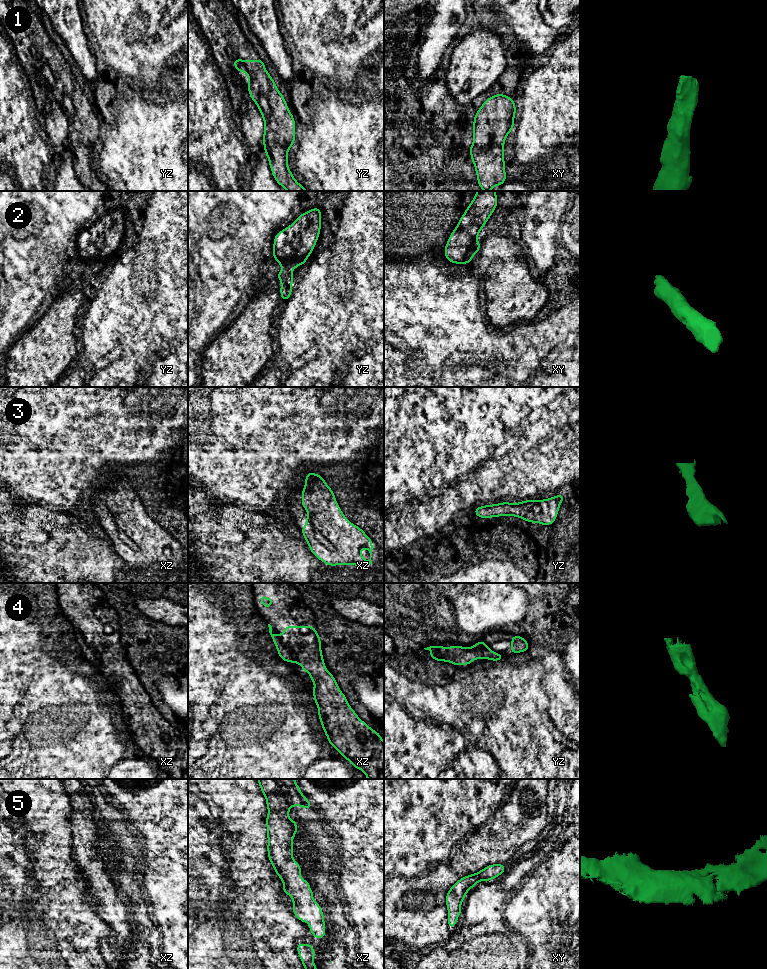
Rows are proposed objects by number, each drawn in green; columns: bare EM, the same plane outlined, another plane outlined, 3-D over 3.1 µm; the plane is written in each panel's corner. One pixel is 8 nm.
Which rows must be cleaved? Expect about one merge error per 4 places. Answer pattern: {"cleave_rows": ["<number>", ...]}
{"cleave_rows": []}

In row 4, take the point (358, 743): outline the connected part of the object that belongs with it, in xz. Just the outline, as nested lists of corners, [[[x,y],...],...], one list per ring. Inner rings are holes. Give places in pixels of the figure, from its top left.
[[[268,624],[269,633],[283,661],[297,663],[309,673],[314,682],[313,697],[318,707],[318,716],[329,744],[340,752],[355,769],[366,774],[367,779],[384,778],[384,741],[381,735],[362,721],[347,702],[335,678],[325,668],[322,656],[321,639],[313,626],[285,626],[283,634],[273,634]]]

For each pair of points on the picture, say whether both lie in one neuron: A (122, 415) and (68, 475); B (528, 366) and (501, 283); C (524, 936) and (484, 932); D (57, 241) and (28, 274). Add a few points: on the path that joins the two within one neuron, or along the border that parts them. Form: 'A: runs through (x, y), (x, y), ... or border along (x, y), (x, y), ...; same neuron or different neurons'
A: runs through (122, 433), (97, 458), (86, 461); same neuron
B: border along (533, 319), (503, 329), (496, 329), (491, 324); different neurons
C: border along (504, 915), (528, 956); different neurons
D: border along (42, 225), (42, 237), (53, 251); different neurons

